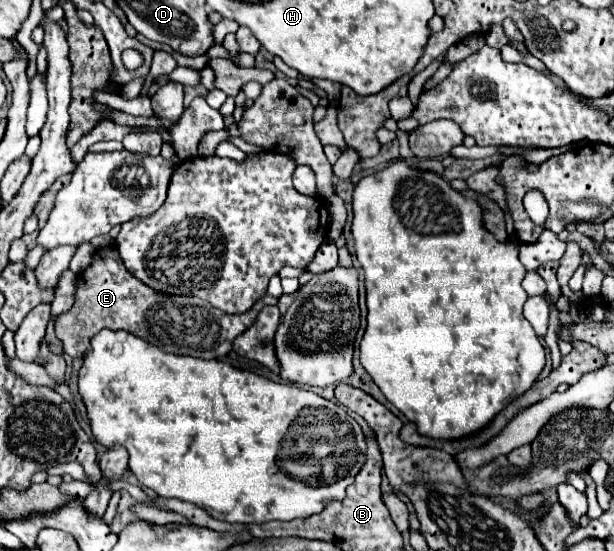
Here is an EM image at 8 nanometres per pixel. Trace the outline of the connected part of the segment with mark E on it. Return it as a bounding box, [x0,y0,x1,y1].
[55,246,279,360]

